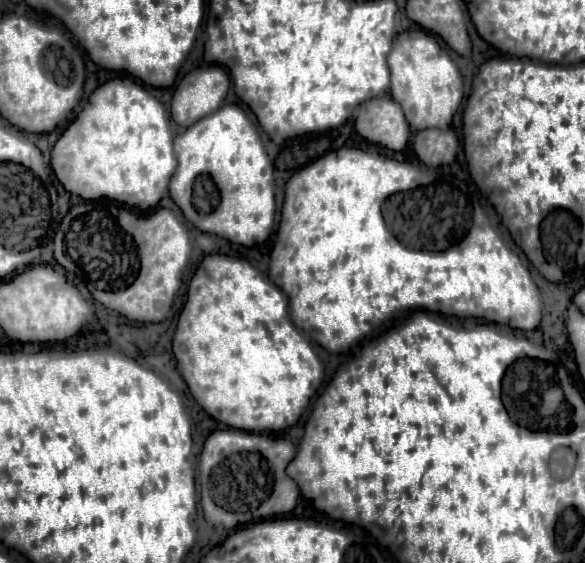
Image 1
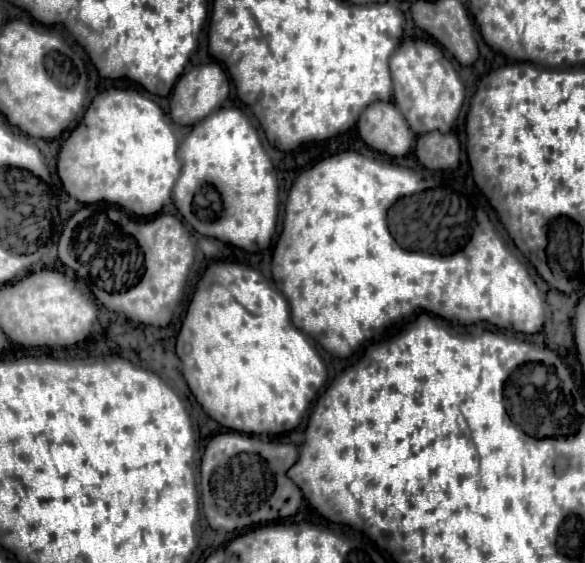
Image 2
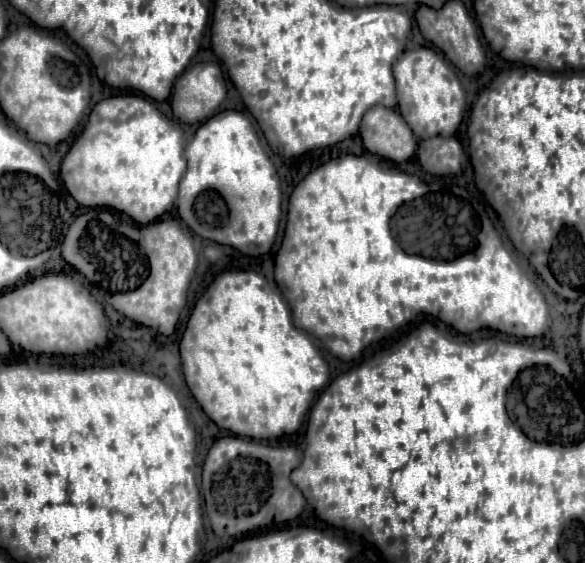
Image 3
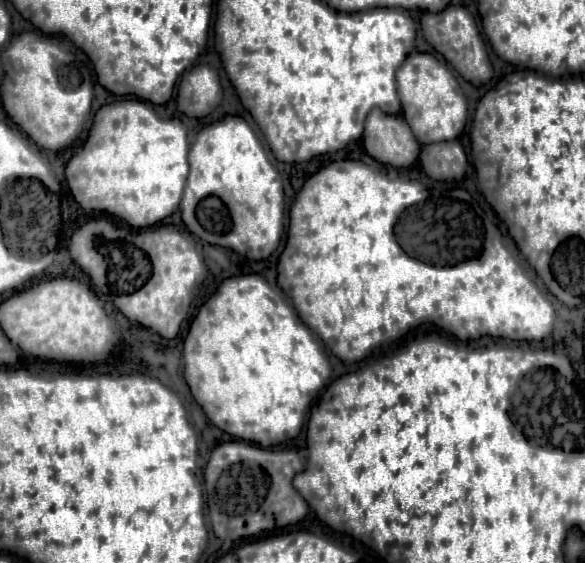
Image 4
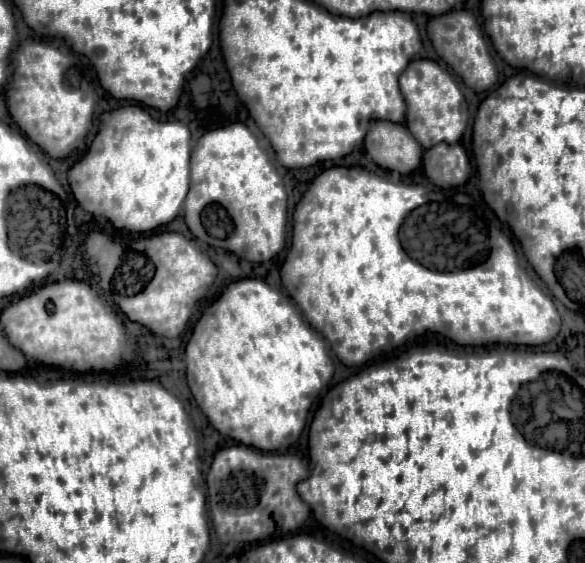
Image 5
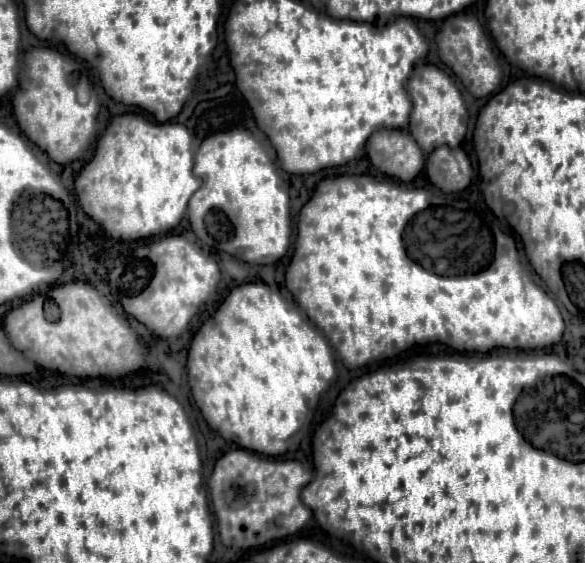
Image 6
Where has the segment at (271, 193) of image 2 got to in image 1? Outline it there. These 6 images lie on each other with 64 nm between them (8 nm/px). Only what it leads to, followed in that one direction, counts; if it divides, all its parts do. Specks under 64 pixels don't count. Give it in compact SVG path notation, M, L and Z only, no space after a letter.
M226 104L216 112L204 116L186 132L174 136L174 152L178 158L178 166L170 178L170 198L182 210L188 222L192 222L198 230L222 236L234 244L254 246L264 242L270 236L272 222L274 222L274 168L268 160L268 154L262 140L248 120L244 110L236 104Z

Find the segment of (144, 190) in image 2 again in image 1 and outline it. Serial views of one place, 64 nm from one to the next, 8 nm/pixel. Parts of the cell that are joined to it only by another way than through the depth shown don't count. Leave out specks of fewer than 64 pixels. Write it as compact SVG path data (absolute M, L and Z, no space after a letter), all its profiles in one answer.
M128 76L104 82L56 140L50 166L62 186L84 200L104 196L142 210L156 206L168 194L168 182L176 168L164 104Z

